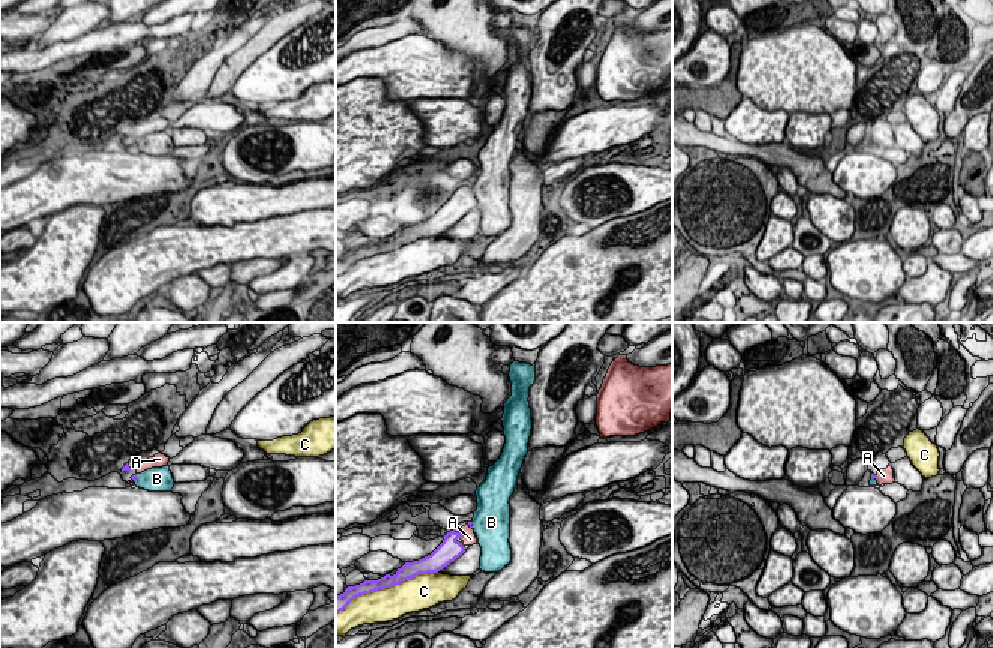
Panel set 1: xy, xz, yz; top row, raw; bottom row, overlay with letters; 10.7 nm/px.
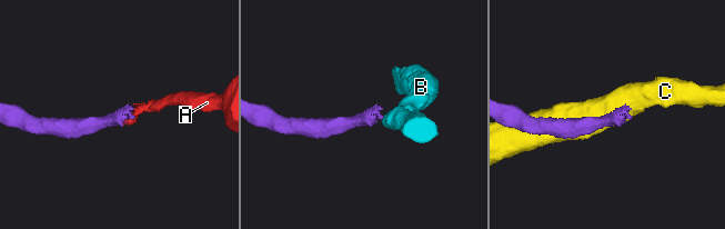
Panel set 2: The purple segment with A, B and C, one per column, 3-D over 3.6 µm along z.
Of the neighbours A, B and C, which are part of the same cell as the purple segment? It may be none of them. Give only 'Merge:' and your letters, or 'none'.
Merge: A

